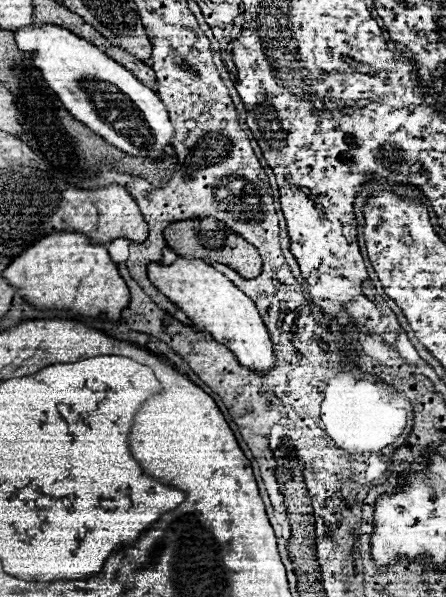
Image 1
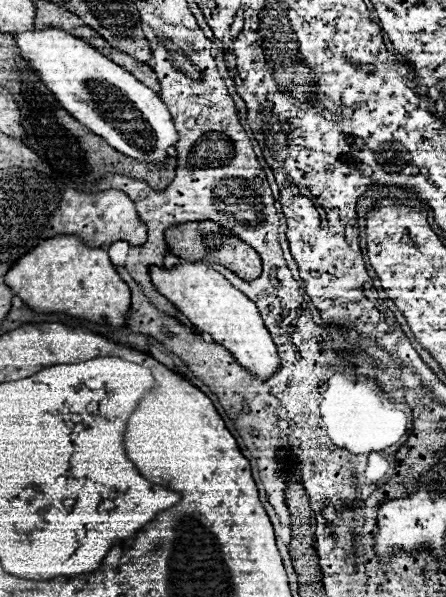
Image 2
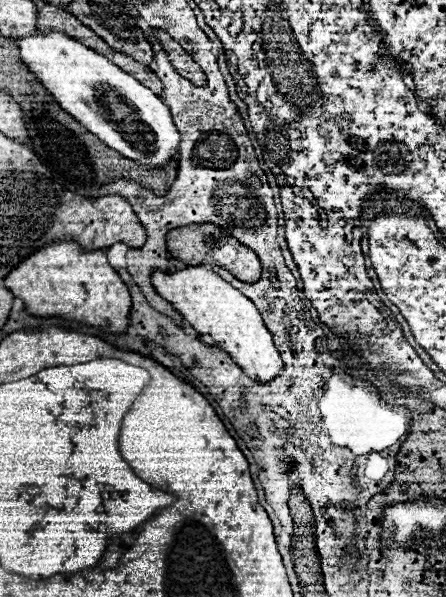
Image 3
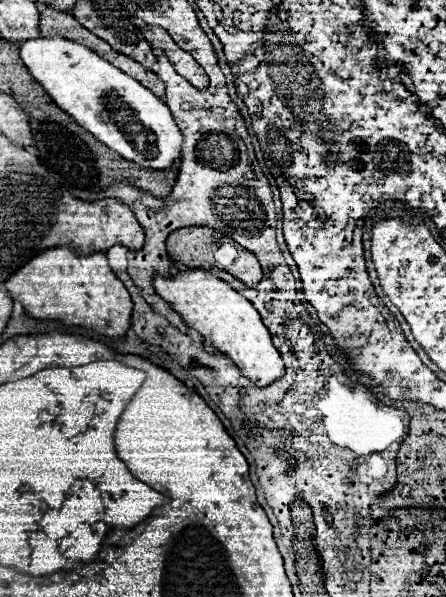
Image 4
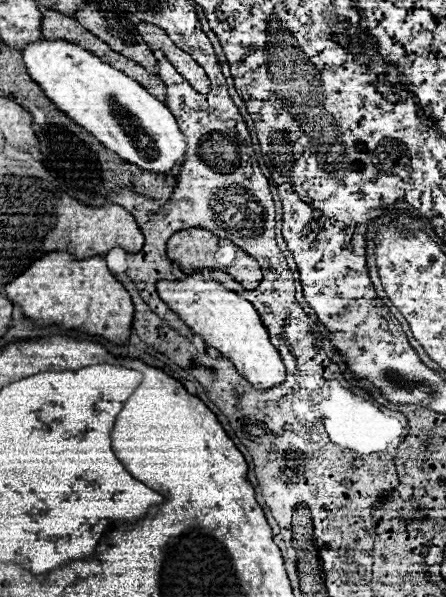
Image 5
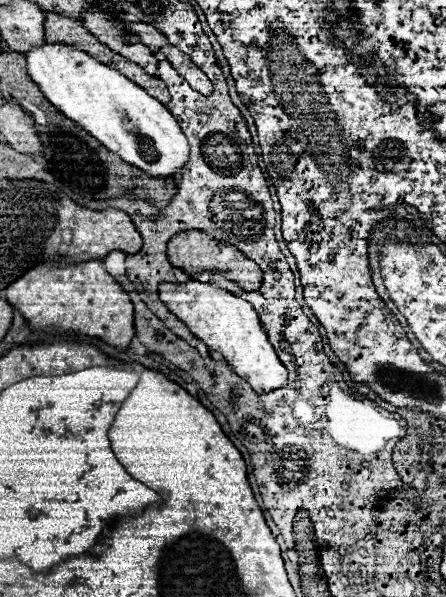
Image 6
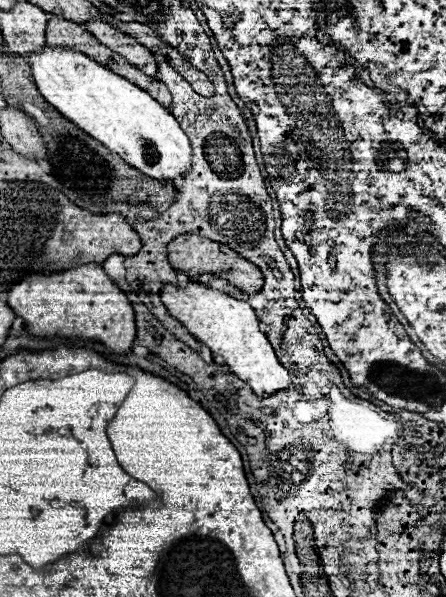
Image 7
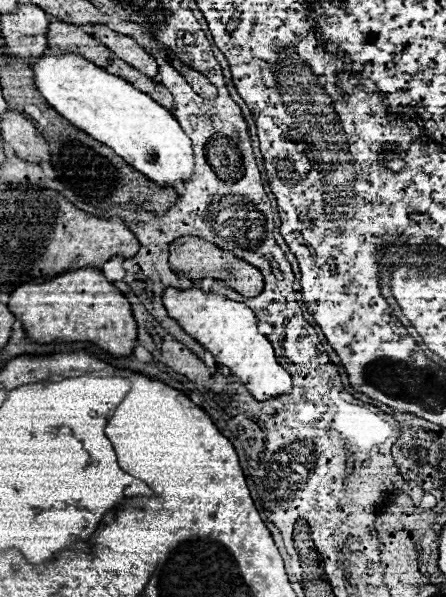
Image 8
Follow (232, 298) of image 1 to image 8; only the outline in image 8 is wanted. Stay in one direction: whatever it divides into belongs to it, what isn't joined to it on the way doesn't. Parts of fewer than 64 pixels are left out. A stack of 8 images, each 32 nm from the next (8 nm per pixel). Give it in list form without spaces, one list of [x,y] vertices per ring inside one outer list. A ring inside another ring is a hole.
[[[166,288],[162,302],[168,310],[168,316],[178,320],[178,324],[204,348],[208,348],[220,364],[224,364],[240,382],[248,386],[256,400],[268,400],[278,394],[288,394],[290,374],[278,364],[272,344],[264,344],[264,334],[258,332],[258,322],[254,312],[244,304],[230,298],[224,298],[216,292],[204,292],[202,288]]]

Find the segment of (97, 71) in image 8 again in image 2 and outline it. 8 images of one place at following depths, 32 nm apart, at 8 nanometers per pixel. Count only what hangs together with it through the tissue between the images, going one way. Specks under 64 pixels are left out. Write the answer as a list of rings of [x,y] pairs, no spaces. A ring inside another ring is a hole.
[[[44,28],[44,30],[30,30],[16,36],[16,42],[20,46],[22,56],[32,64],[32,68],[38,72],[40,80],[48,86],[48,90],[58,98],[58,102],[88,130],[104,138],[112,148],[118,152],[138,158],[142,162],[164,162],[170,156],[170,150],[176,144],[176,130],[170,120],[170,112],[160,100],[156,92],[140,84],[130,72],[102,56],[96,48],[86,44],[84,40],[58,30],[58,28]]]

